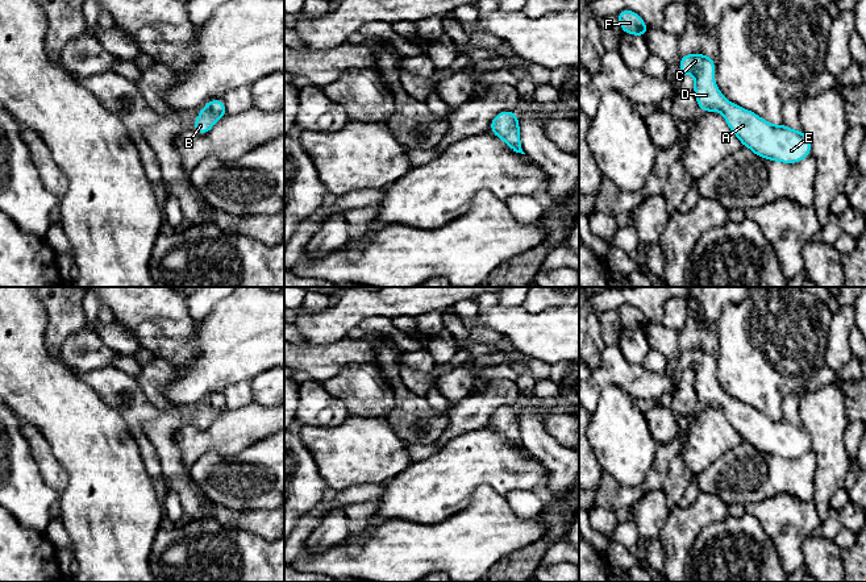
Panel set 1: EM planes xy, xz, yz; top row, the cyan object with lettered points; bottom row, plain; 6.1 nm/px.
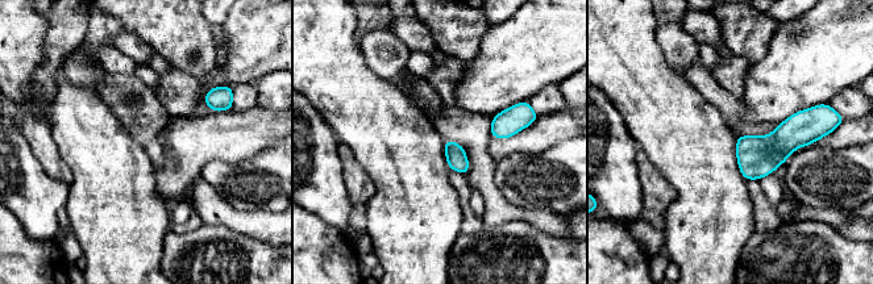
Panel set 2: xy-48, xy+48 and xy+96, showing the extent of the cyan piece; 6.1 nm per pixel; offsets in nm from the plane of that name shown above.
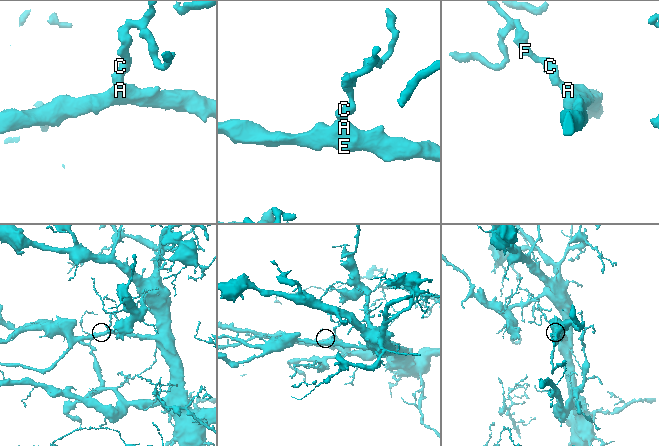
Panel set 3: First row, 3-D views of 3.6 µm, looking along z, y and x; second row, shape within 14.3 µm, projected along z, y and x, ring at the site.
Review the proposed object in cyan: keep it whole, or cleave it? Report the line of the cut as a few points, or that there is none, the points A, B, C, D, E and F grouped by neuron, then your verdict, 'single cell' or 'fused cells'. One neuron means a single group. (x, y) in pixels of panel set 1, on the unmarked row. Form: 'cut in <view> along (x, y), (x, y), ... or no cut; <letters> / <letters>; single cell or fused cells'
no cut; A B C D E F; single cell

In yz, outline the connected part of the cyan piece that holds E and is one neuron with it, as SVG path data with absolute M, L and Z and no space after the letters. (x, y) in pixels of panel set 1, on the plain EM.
M691 348L679 353L678 371L691 369L695 373L694 390L701 407L720 407L729 424L757 452L798 458L811 449L811 435L803 425L784 419L773 420L767 415L726 395L715 378L715 353Z

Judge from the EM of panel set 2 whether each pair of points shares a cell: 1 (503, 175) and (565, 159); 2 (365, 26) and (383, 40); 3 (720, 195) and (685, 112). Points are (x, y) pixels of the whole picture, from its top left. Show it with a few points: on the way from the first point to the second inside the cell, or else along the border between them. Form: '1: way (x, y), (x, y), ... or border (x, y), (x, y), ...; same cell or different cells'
1: way (519, 175), (549, 175); same cell
2: border (389, 28), (370, 30), (360, 45); different cells
3: way (705, 174), (695, 150), (685, 133); same cell

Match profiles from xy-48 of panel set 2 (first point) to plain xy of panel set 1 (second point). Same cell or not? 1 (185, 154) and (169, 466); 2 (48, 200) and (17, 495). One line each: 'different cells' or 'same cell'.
1: different cells
2: same cell

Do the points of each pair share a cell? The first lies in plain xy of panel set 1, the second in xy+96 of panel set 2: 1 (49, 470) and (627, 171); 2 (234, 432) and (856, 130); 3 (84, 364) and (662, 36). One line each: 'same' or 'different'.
1: different
2: same
3: same

